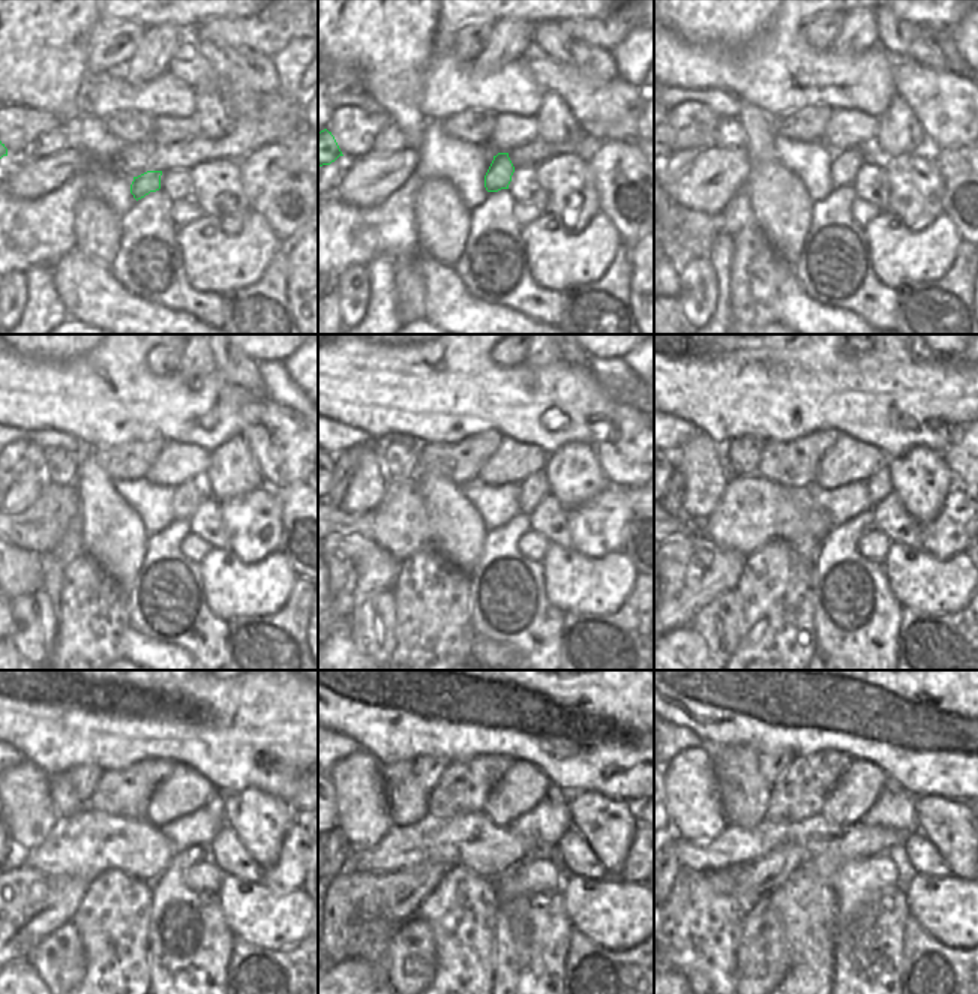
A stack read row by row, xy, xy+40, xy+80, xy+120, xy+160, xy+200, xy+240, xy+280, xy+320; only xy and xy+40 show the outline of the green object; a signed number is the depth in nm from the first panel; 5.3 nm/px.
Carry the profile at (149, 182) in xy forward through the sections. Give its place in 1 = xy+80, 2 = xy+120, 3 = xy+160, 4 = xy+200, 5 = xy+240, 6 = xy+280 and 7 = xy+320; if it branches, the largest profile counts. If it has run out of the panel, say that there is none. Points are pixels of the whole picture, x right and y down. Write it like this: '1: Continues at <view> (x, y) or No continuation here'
1: Continues at xy+80 (845, 165)
2: Continues at xy+120 (188, 496)
3: Continues at xy+160 (534, 489)
4: Continues at xy+200 (879, 486)
5: Continues at xy+240 (213, 804)
6: Continues at xy+280 (554, 793)
7: Continues at xy+320 (891, 784).

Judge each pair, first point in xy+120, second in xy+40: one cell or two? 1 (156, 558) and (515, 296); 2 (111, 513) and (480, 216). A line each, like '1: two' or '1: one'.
1: one
2: two

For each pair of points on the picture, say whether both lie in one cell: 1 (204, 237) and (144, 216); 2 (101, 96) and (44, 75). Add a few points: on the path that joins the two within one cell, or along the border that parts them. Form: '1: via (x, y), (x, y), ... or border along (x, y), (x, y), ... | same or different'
1: border along (177, 228), (176, 239), (183, 263) | different
2: border along (89, 75), (84, 107) | different

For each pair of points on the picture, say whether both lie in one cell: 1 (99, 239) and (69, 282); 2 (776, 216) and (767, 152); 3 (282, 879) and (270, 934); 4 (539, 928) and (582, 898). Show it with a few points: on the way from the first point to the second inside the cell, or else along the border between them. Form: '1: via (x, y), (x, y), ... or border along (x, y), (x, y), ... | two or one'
1: border along (77, 248), (108, 267) | two
2: via (776, 200), (767, 177), (767, 168) | one
3: border along (263, 880), (273, 889), (293, 891), (300, 888) | two
4: border along (560, 889), (564, 898), (564, 912), (572, 928) | two

